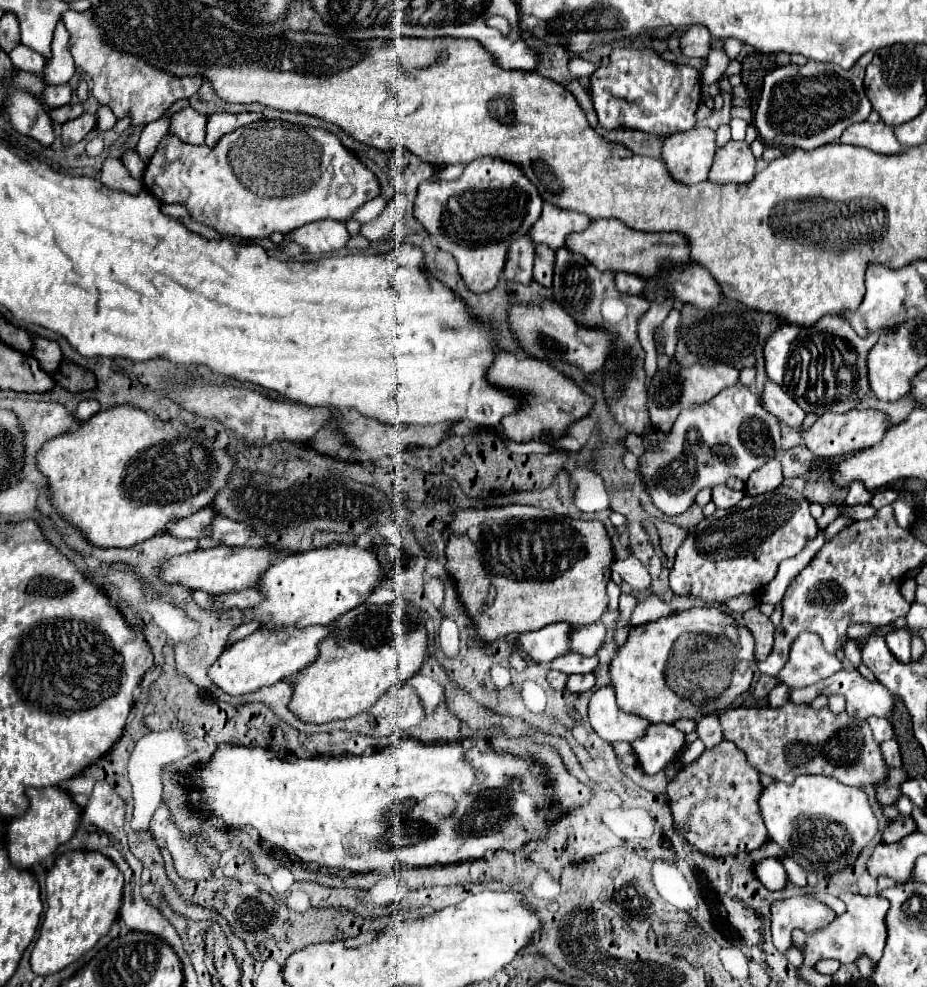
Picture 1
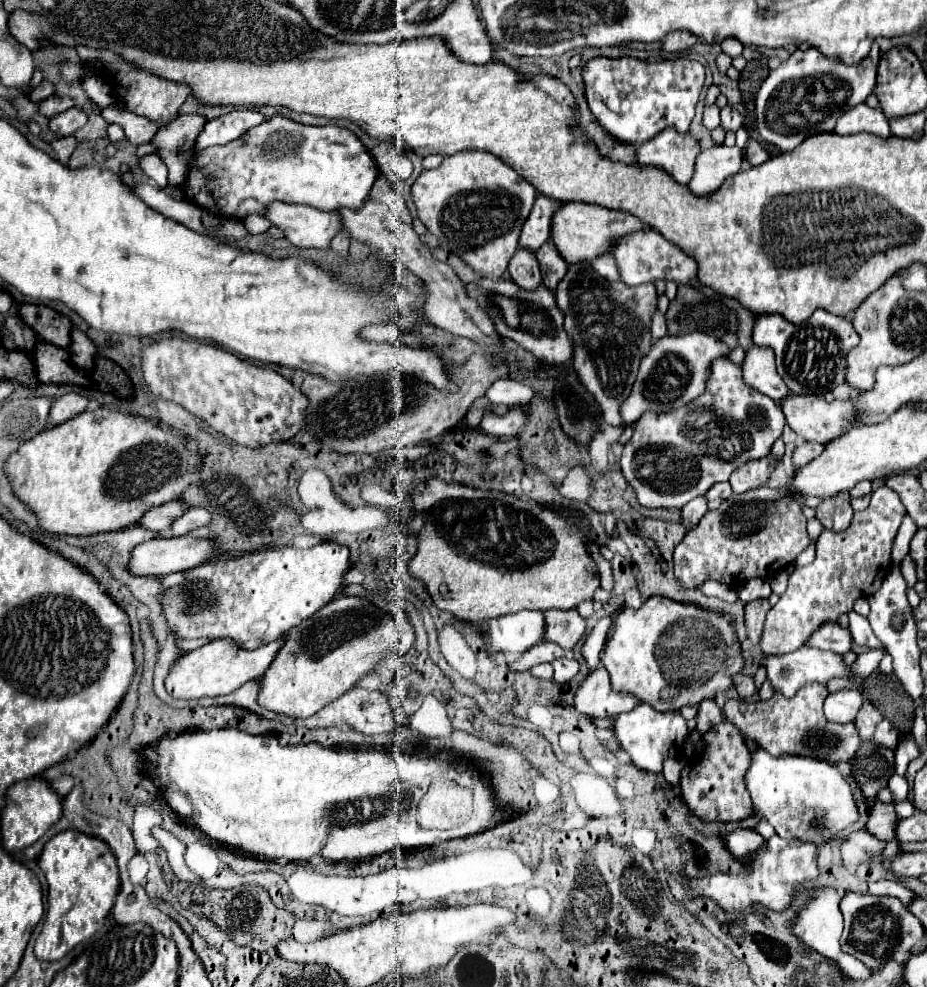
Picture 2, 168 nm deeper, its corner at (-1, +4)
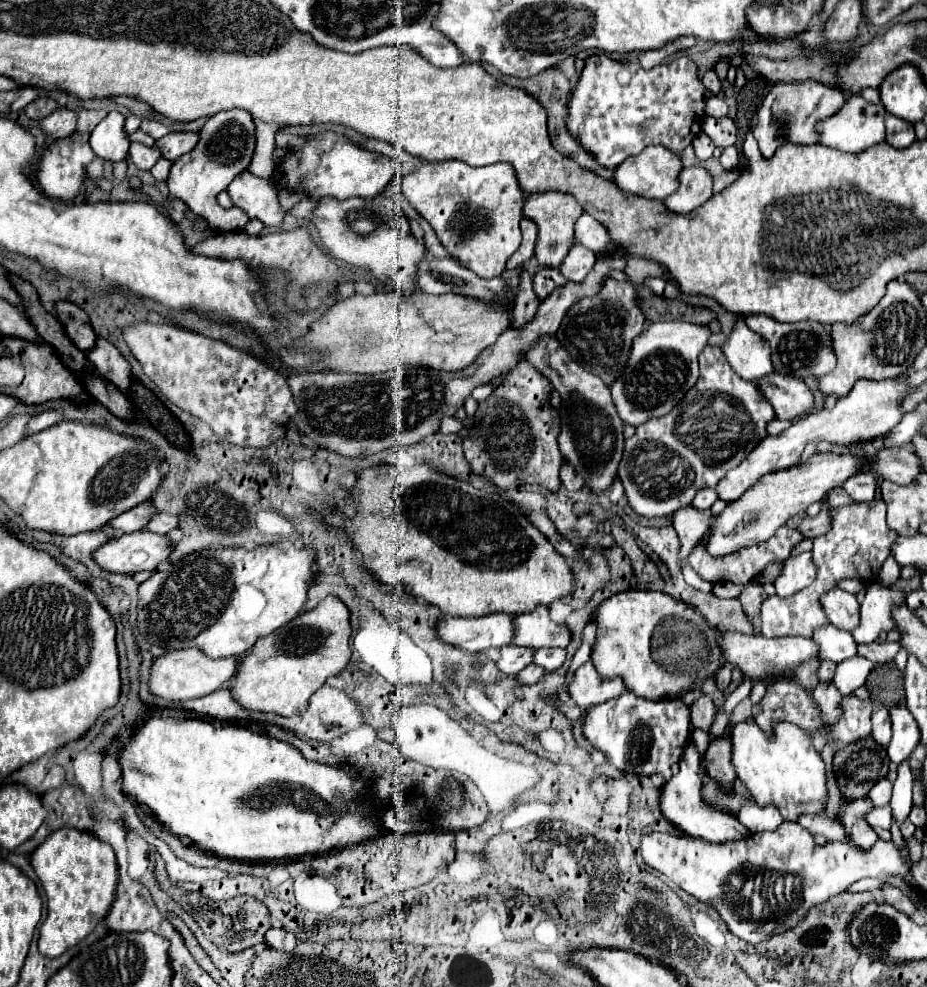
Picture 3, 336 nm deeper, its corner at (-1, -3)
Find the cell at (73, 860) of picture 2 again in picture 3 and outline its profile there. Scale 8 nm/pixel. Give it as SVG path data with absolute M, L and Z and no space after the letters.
M60 828L32 852L30 864L40 878L48 900L48 916L40 926L38 950L46 958L58 958L92 934L110 912L118 880L116 856L114 850L94 834Z

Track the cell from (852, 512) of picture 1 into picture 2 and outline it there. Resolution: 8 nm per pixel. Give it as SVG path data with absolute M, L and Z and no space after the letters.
M838 493L836 497L822 499L822 503L816 507L816 519L824 525L824 529L832 531L846 531L850 525L854 511L850 507L850 495Z

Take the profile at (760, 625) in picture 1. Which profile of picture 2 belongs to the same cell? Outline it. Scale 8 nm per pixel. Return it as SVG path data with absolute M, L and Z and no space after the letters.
M754 599L750 603L746 603L746 631L748 631L748 639L752 643L758 643L762 637L762 627L764 627L764 619L766 613L770 611L770 603L768 599Z

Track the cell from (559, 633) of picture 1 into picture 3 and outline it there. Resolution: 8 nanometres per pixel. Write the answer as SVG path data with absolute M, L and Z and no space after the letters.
M488 614L482 618L442 616L436 624L438 636L468 652L484 652L488 648L510 646L516 638L514 614Z

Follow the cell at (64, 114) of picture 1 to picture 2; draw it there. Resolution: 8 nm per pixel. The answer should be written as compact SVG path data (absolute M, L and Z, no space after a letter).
M52 95L50 99L44 99L42 103L38 103L38 111L48 119L70 107L74 107L74 101L70 97L58 97L58 95Z

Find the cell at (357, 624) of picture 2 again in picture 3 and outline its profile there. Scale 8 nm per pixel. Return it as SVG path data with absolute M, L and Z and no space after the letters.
M328 596L314 610L302 612L282 630L262 638L262 642L242 658L230 690L246 710L280 716L302 714L308 708L312 694L316 694L328 678L338 676L348 668L350 636L352 626L348 606L342 600Z

